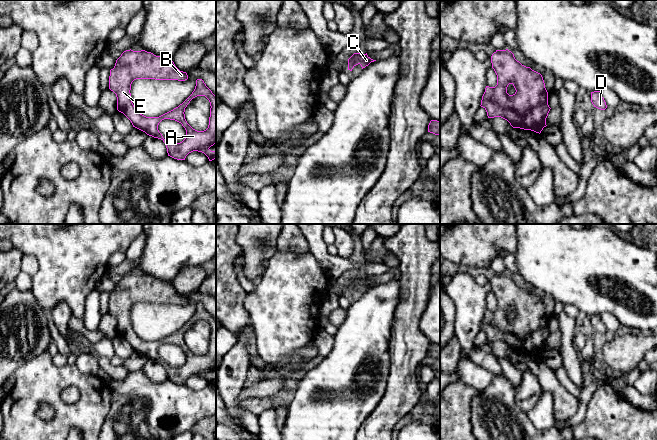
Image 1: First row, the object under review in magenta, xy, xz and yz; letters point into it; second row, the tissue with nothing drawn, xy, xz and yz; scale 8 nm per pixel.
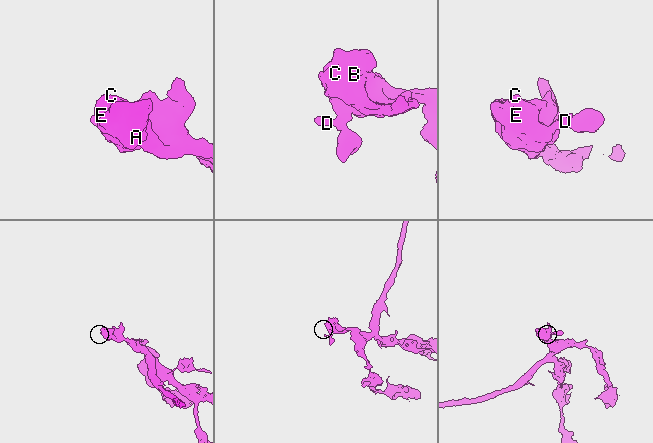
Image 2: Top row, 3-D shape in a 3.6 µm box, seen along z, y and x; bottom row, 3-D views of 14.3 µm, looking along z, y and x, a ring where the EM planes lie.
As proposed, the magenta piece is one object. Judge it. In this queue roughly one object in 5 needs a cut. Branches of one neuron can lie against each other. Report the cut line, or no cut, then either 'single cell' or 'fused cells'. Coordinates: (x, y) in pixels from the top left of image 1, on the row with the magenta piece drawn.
cut none; single cell

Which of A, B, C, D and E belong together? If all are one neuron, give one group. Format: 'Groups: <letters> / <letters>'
Groups: A B C D E

